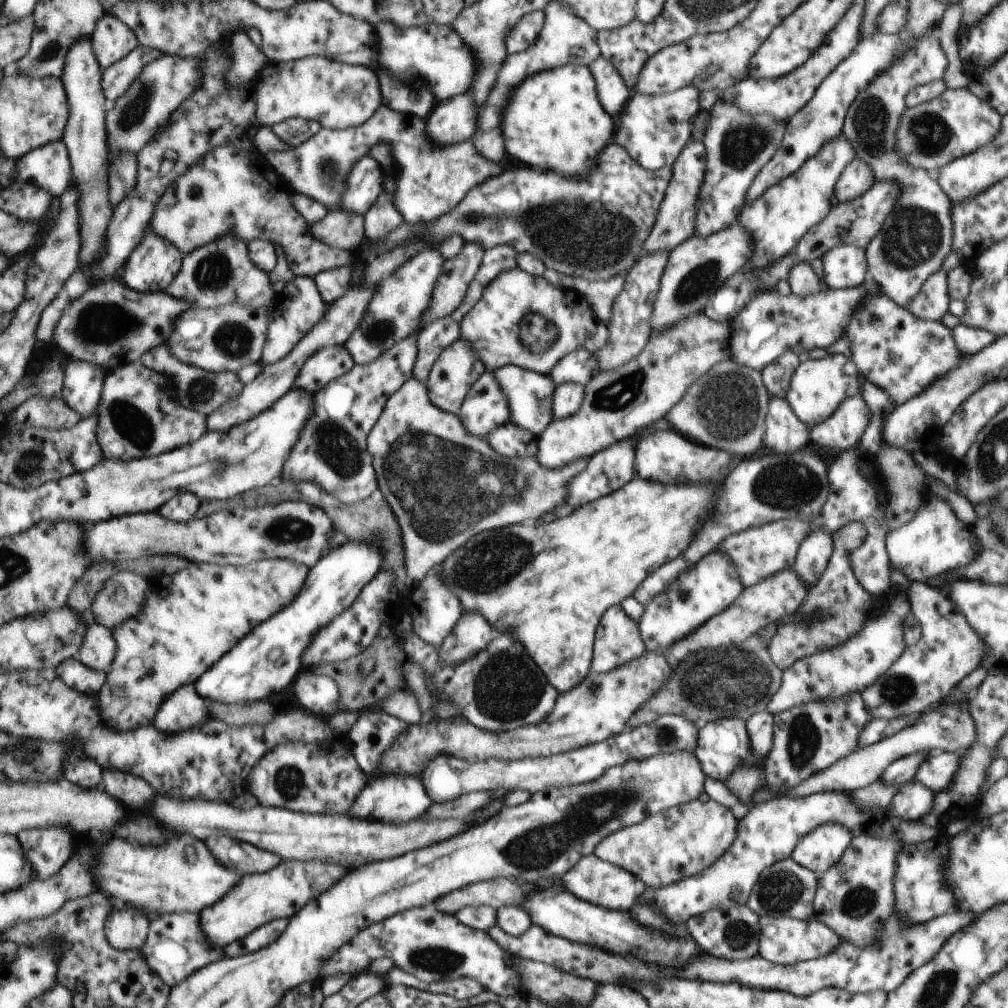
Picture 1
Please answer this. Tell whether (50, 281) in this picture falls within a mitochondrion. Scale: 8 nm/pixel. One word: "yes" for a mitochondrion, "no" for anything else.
no

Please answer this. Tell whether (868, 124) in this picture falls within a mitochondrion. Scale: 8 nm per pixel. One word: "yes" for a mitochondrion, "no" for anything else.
yes

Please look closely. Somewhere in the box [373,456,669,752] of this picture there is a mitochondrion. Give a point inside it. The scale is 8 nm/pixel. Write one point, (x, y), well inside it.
(506, 687)

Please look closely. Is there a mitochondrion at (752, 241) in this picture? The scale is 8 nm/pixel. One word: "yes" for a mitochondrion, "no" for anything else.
no

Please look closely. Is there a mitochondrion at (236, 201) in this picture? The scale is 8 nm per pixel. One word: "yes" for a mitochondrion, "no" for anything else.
no

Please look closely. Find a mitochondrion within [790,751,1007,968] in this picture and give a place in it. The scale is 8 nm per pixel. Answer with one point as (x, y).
(858, 903)

